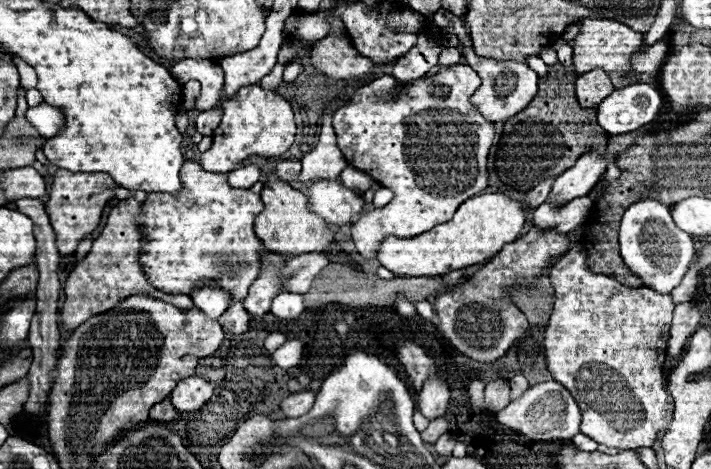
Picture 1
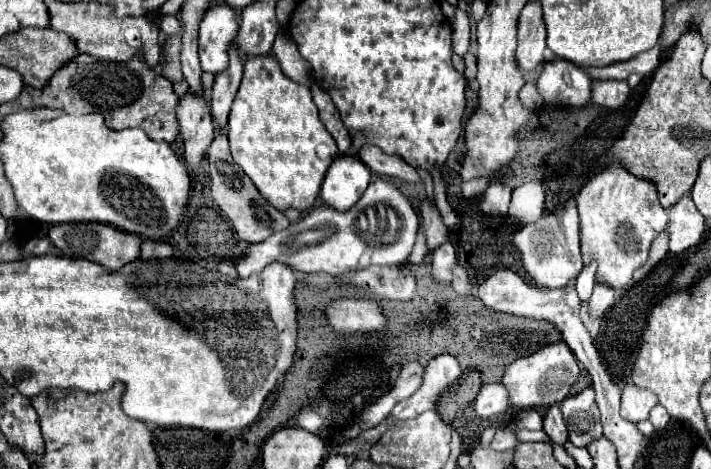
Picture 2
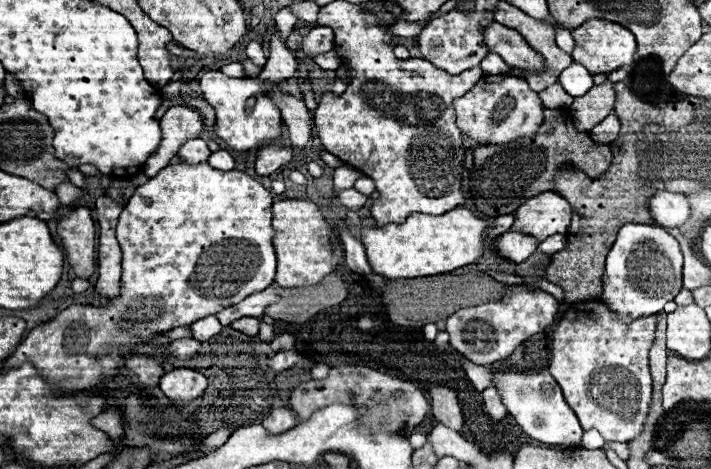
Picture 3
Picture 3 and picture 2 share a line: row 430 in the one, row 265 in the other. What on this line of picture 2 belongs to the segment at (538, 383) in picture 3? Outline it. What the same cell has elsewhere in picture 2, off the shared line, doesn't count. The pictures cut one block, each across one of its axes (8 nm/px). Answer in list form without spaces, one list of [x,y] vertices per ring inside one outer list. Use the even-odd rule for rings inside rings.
[[[568,200],[564,208],[554,216],[542,216],[534,224],[526,224],[522,230],[514,234],[514,244],[522,252],[524,268],[530,276],[534,276],[538,288],[554,290],[566,286],[568,280],[582,270],[580,256],[580,220],[576,214],[576,202]]]

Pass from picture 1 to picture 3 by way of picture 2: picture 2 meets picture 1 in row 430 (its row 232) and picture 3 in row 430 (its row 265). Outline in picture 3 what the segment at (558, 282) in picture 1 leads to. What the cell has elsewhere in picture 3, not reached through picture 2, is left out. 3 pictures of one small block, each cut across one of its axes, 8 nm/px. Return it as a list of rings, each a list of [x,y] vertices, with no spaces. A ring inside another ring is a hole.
[[[602,300],[576,302],[552,332],[548,372],[560,384],[584,430],[598,430],[606,442],[632,442],[646,424],[652,380],[648,352],[654,342],[658,314],[622,322]]]

